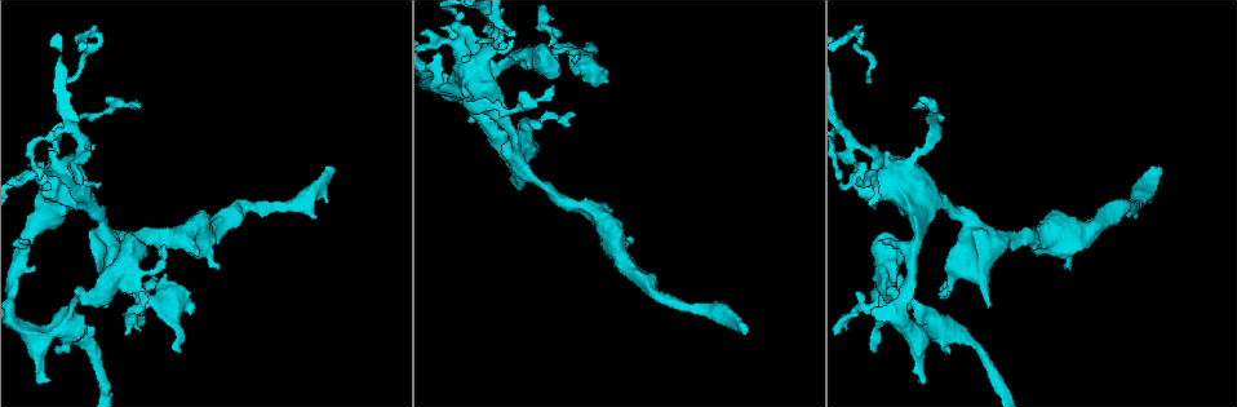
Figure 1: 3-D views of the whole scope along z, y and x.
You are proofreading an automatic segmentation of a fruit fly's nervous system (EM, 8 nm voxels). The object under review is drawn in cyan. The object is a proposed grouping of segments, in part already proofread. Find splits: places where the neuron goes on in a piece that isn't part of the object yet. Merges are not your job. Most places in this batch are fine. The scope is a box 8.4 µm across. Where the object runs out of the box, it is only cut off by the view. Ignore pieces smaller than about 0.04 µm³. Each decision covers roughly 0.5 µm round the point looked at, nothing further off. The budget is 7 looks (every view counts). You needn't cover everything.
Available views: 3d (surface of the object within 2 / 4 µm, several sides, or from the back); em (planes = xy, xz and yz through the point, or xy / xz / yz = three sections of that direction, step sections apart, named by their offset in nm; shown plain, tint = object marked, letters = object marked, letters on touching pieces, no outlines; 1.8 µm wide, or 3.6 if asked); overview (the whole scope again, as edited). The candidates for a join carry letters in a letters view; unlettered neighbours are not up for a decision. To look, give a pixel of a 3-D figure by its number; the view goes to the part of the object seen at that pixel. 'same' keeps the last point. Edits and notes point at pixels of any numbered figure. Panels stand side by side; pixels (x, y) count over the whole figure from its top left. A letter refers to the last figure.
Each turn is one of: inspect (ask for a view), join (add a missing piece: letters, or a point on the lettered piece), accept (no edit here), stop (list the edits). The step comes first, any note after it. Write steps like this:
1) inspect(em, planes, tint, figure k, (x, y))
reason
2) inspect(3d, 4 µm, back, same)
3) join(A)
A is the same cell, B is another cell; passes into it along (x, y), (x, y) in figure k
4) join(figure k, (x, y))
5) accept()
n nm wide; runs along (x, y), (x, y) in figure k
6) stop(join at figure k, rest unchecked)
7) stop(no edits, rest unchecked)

inspect(3d, 4 µm, back, figure 1, (592, 43))
free end

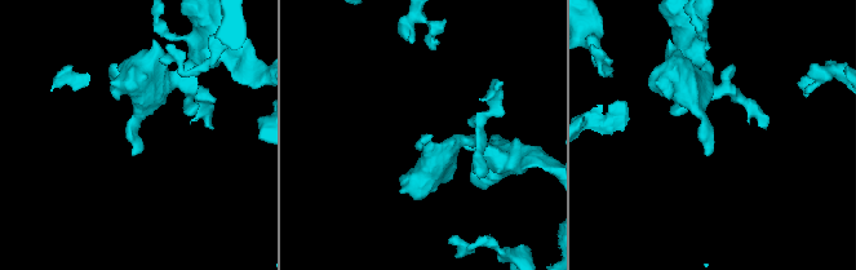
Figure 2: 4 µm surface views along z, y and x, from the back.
inspect(em, planes, letters, figure 2, (421, 136))

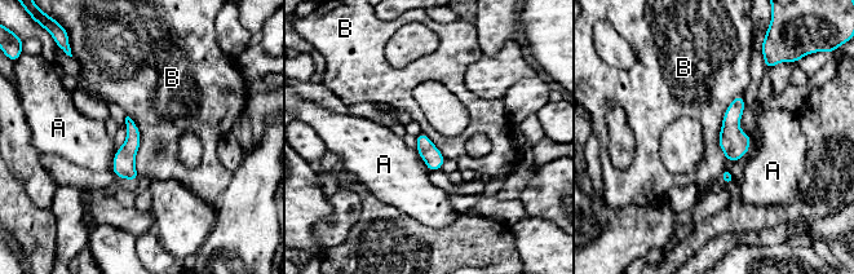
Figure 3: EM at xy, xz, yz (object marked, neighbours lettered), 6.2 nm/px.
accept()
A and B are other cells; border along (742, 93), (722, 118), (724, 160) in figure 3; none of them fits

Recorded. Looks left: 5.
inspect(3d, 4 µm, back, figure 1, (495, 76))
narrows sharply

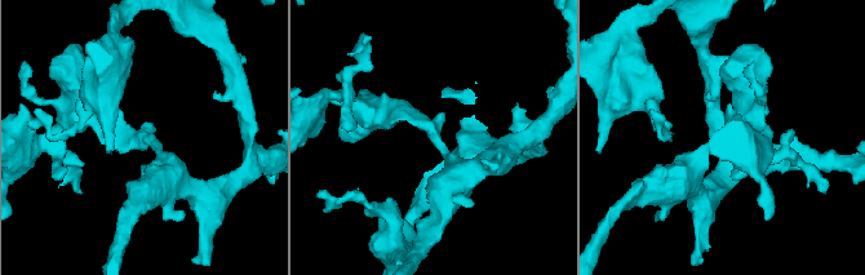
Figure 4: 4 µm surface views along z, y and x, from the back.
inspect(em, 3.6 µm, xz, step 4, letters, figure 4, (144, 143))
arms of 220, 360 nm

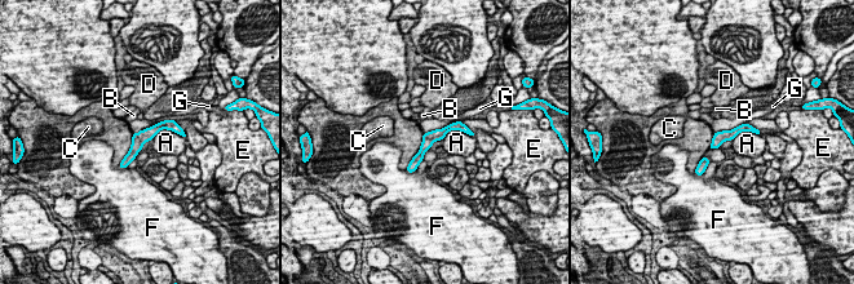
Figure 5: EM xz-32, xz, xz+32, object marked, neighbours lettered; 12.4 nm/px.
inspect(em, 3.6 µm, planes, letters, same)
another direction

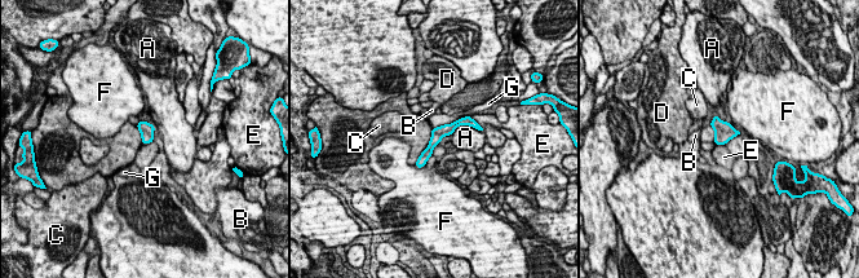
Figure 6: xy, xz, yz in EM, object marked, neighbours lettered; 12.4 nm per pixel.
accept()
G touches over 500 nm; A, B, C, D, E, F and G are other cells; no lettered piece goes on from it

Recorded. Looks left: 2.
stop(no edits, rest unchecked)

